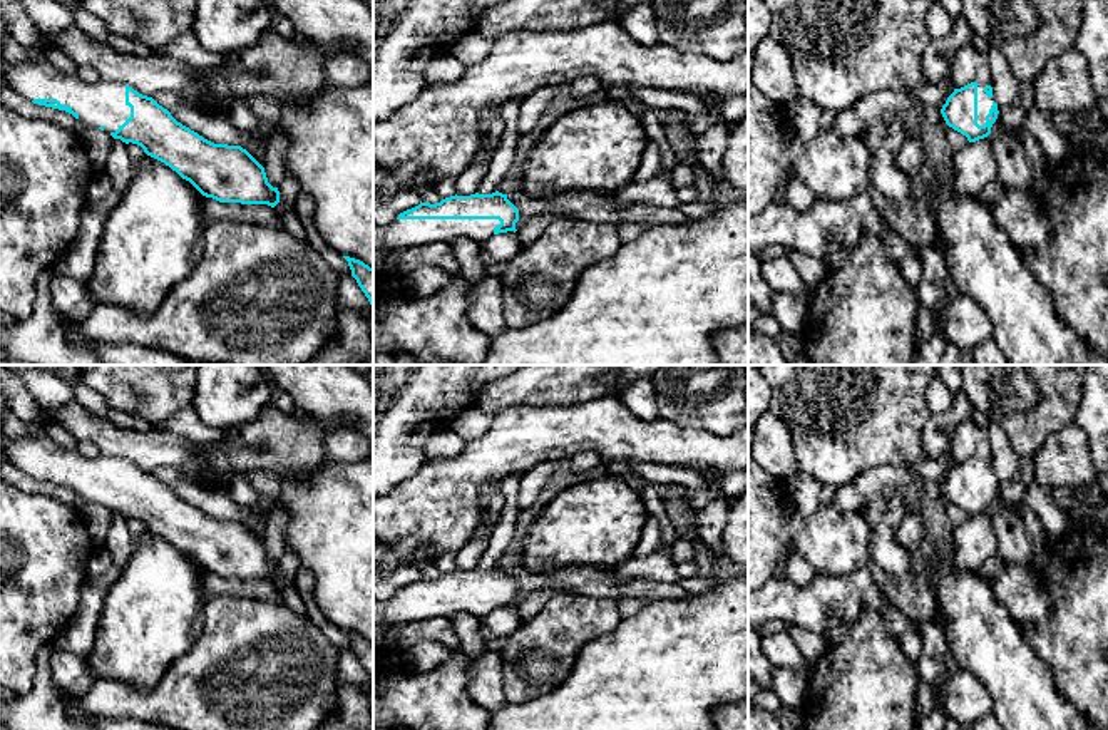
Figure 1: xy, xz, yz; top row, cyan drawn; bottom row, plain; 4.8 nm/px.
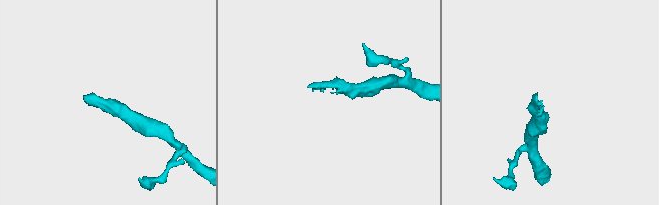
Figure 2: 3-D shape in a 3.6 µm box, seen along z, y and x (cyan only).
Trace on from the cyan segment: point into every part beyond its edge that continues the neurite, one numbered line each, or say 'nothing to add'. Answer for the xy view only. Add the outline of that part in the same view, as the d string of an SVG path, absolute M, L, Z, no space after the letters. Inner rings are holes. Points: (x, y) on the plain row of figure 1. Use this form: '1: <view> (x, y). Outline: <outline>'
1: xy (97, 479). Outline: M0 434L0 460L10 460L27 476L57 474L62 481L70 481L85 502L102 501L109 509L131 492L126 460L102 454L87 459L77 449L60 447L47 434L20 440Z

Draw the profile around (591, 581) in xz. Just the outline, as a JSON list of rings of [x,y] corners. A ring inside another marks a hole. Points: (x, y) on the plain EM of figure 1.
[[[567,566],[546,573],[529,573],[524,568],[509,568],[507,574],[517,583],[519,596],[516,604],[529,599],[542,589],[561,588],[564,594],[581,594],[587,598],[638,598],[646,603],[659,599],[685,599],[690,594],[680,584],[669,584],[651,578],[634,578],[619,584],[614,569],[596,566]]]

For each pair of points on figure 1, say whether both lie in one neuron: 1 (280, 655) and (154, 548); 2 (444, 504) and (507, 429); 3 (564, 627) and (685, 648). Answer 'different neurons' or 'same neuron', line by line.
1: different neurons
2: same neuron
3: different neurons

